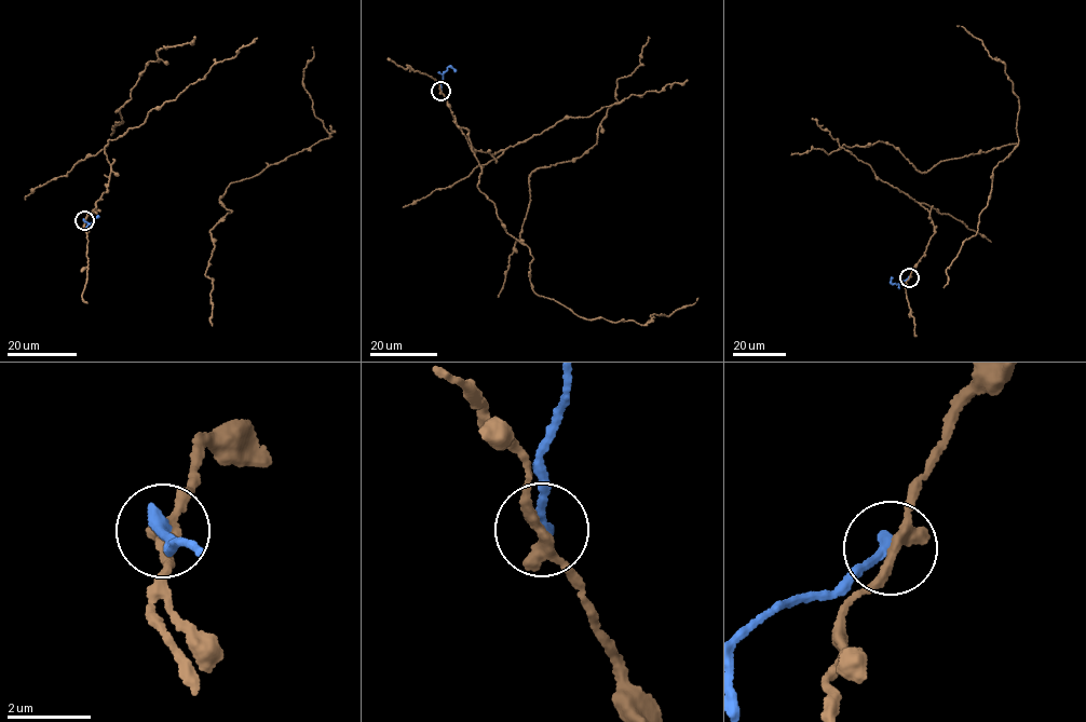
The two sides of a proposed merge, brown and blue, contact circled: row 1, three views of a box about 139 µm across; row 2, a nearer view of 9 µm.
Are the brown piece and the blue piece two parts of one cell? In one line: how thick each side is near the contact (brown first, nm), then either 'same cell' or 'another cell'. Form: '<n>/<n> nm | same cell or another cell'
300/320 nm | another cell

